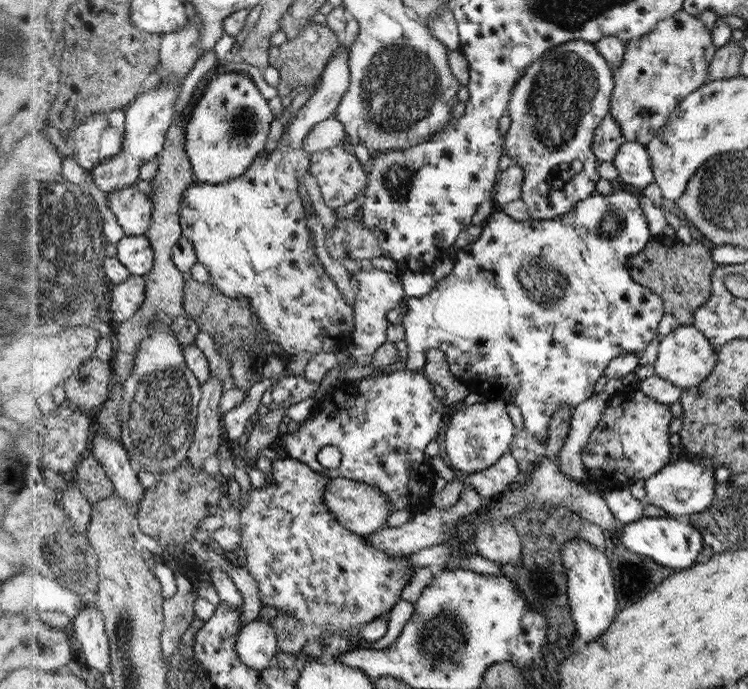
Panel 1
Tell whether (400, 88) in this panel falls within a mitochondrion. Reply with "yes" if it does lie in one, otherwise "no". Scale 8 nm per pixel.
yes

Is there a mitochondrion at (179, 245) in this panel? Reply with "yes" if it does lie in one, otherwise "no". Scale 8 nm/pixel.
no

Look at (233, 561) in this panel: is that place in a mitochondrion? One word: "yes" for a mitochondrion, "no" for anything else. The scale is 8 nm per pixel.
no

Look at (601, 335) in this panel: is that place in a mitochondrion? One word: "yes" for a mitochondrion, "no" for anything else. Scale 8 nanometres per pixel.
no

